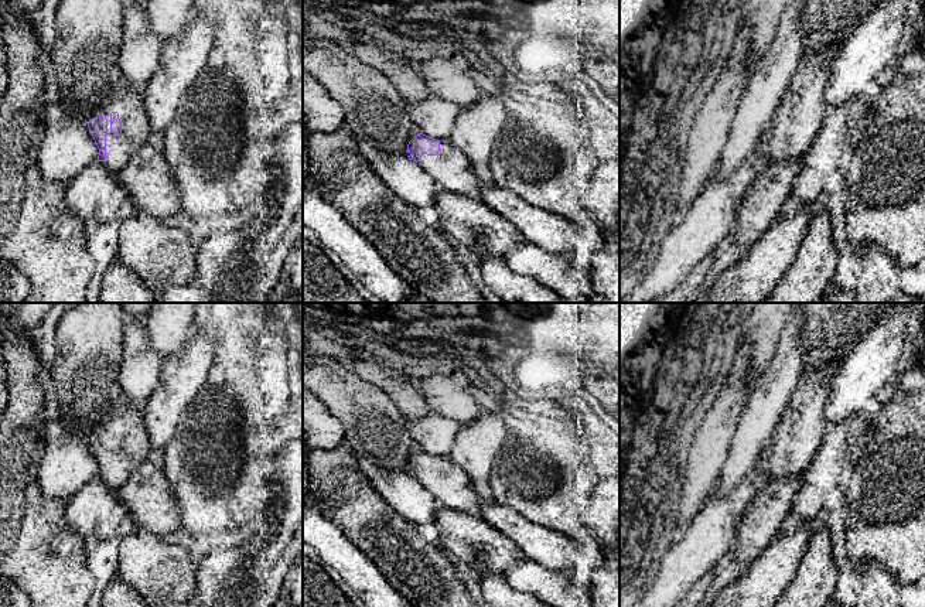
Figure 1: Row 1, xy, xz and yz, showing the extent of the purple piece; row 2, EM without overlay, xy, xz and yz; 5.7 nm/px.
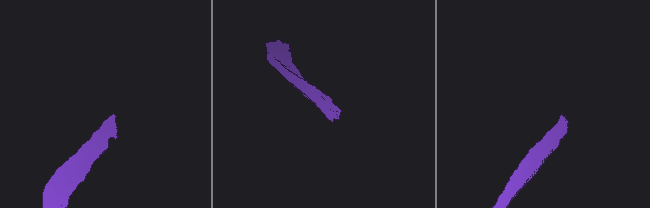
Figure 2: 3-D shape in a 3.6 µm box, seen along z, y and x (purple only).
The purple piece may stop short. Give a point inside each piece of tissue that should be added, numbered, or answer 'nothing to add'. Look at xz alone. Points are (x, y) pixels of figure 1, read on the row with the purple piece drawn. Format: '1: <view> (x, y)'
1: xz (451, 170)

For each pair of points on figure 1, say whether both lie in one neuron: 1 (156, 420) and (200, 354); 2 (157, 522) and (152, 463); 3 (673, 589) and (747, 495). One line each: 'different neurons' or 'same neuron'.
1: same neuron
2: same neuron
3: same neuron

